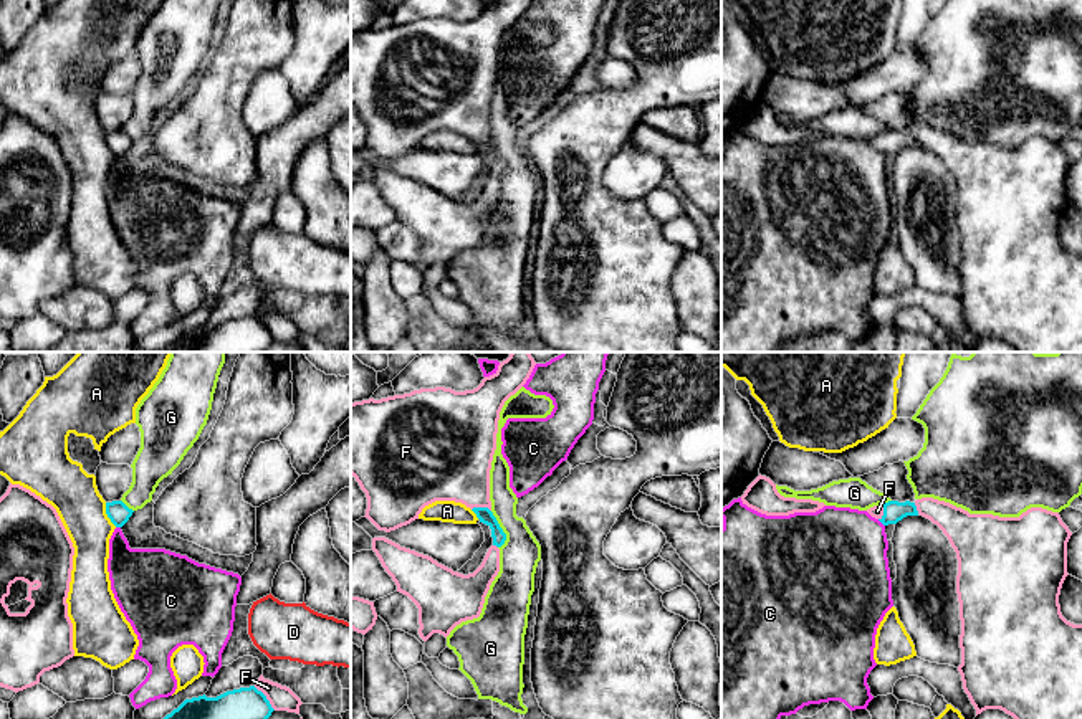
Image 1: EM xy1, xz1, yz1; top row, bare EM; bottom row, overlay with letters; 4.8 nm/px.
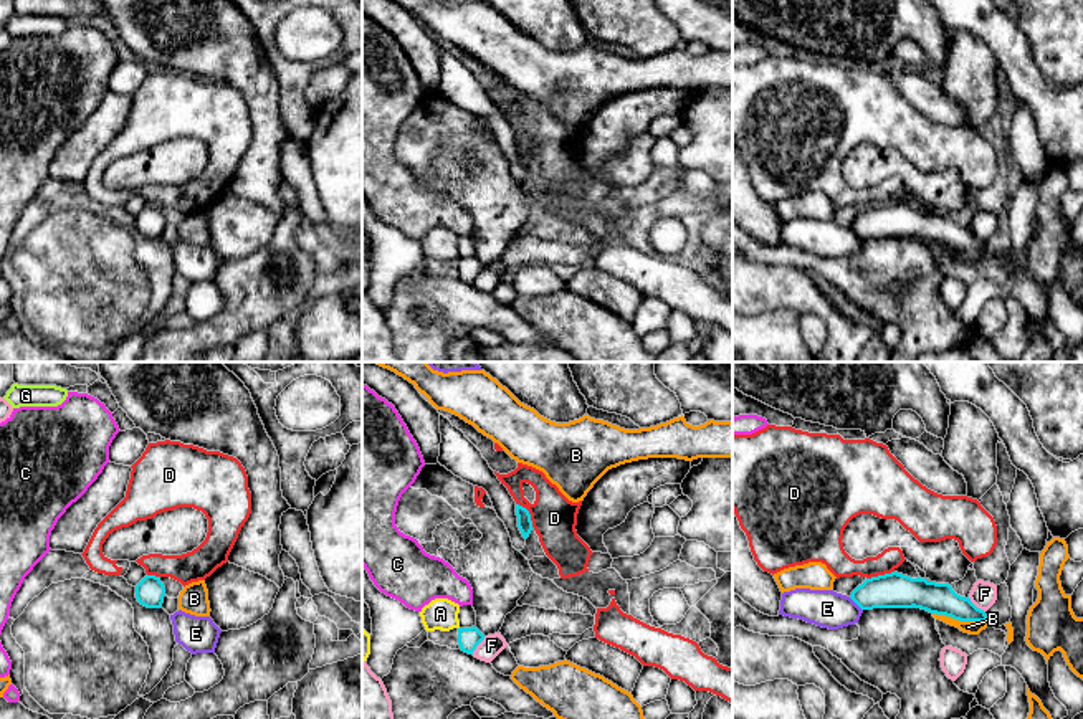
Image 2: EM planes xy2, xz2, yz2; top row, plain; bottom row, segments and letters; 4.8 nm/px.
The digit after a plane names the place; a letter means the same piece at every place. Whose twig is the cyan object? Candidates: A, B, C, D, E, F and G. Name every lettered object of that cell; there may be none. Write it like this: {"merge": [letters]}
{"merge": ["F"]}

